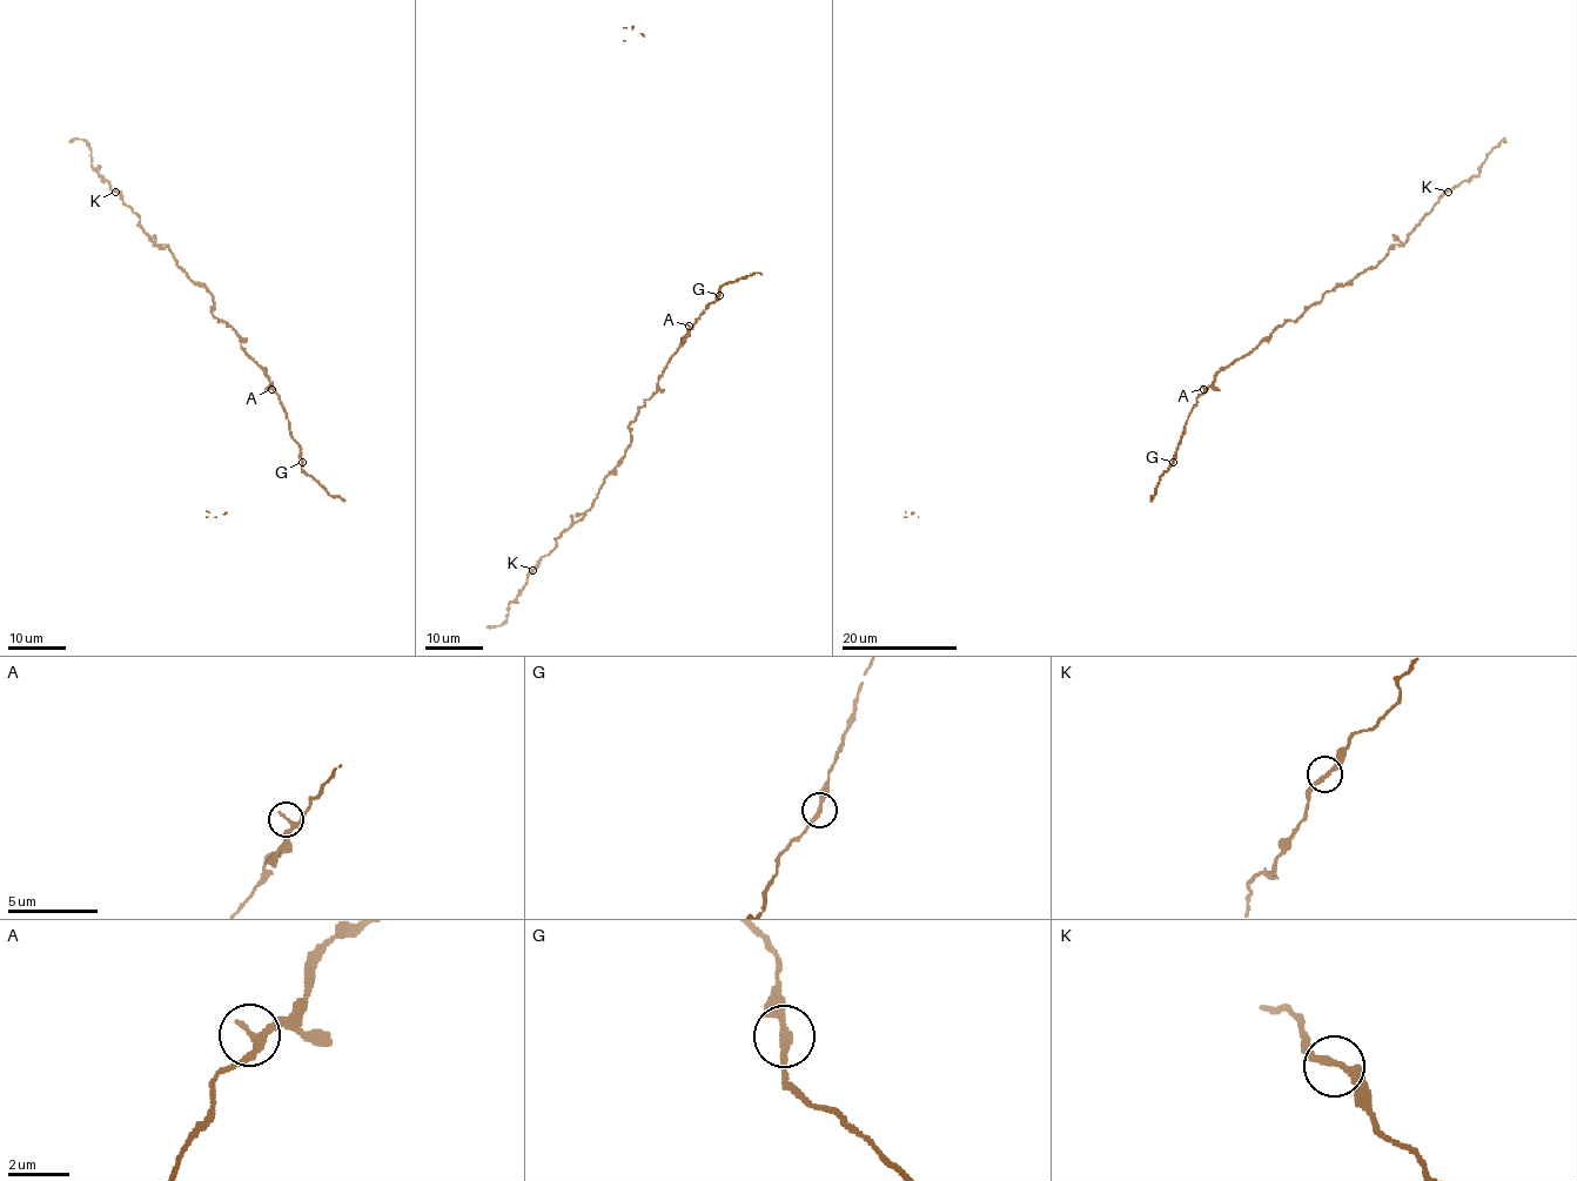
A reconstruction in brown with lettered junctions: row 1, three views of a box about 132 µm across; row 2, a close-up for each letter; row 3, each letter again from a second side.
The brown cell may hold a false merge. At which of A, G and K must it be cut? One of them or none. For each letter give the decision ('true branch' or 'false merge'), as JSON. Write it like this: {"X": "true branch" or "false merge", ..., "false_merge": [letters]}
{"A": "true branch", "G": "true branch", "K": "true branch", "false_merge": []}

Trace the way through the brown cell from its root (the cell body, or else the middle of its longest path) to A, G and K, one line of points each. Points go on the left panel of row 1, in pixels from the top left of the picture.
A: (259, 364), (273, 384), (272, 389)
G: (259, 364), (286, 411), (290, 435), (300, 448), (301, 462)
K: (259, 364), (242, 348), (237, 334), (212, 314), (212, 295), (186, 275), (165, 245), (152, 240), (115, 192)

